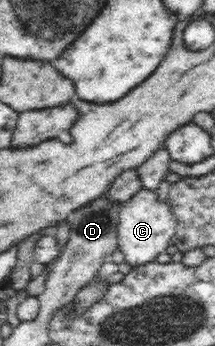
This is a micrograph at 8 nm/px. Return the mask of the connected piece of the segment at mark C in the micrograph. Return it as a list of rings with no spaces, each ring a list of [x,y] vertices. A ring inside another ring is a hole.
[[[143,188],[127,203],[123,203],[123,208],[118,215],[118,249],[123,252],[125,261],[132,268],[147,265],[154,262],[159,254],[165,252],[167,247],[171,245],[176,228],[177,219],[174,217],[170,207],[166,203],[159,201],[157,192]]]

